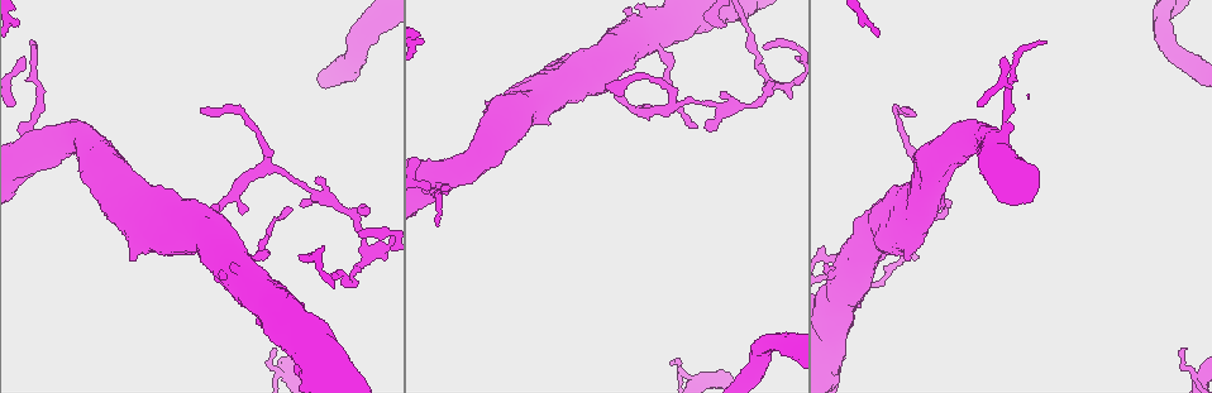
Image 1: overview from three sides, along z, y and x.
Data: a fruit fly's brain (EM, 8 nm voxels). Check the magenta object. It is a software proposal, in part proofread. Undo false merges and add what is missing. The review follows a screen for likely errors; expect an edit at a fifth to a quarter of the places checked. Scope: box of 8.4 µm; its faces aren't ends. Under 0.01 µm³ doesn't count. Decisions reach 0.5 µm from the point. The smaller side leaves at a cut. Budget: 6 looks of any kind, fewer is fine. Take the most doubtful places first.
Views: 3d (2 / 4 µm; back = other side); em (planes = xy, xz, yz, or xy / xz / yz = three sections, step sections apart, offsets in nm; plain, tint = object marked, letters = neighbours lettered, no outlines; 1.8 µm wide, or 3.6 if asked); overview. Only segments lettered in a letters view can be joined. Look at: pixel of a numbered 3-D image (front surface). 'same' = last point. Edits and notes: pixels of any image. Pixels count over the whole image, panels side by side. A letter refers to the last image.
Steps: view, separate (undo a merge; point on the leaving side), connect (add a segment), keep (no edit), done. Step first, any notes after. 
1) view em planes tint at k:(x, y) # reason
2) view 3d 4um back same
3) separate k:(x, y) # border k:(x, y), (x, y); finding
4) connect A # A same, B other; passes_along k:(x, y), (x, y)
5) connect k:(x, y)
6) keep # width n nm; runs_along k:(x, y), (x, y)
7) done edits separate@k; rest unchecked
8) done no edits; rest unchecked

view em planes tint at 1:(609, 89) # branch stops here

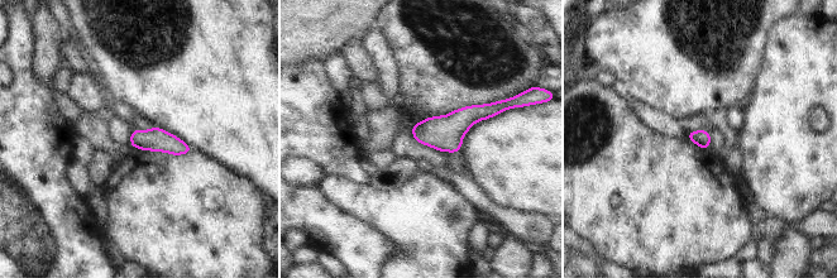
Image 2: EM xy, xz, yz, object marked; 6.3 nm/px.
view em planes letters same # see the neighbours

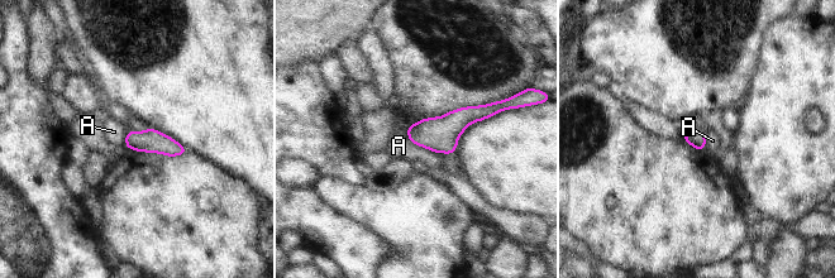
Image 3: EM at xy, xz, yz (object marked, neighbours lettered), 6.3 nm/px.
keep # A other; border 3:(406, 129), (413, 143), (434, 153); no lettered segment goes on from it

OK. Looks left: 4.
view 3d 4um at 1:(723, 22) # tapers out

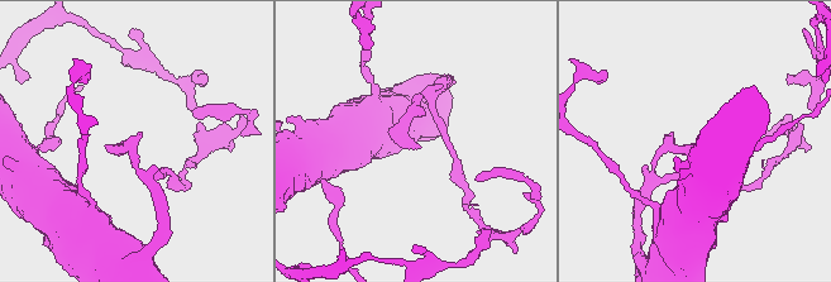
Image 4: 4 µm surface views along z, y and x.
view em planes letters at 4:(414, 144) # shape alone is not enough

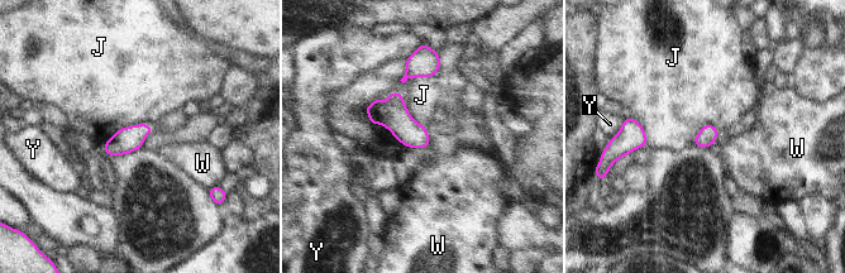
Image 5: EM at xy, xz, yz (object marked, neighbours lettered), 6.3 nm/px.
keep # J other, W other, Y other; no lettered segment goes on from it

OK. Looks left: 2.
view em planes letters at 1:(435, 181)

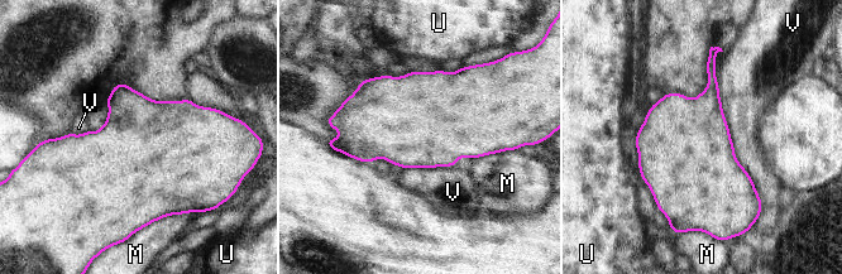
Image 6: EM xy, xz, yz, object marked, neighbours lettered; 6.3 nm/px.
keep # width 600 nm; longest_contact V 850 nm; M other, U other, V other; one cell here

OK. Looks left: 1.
done no edits; rest unchecked

